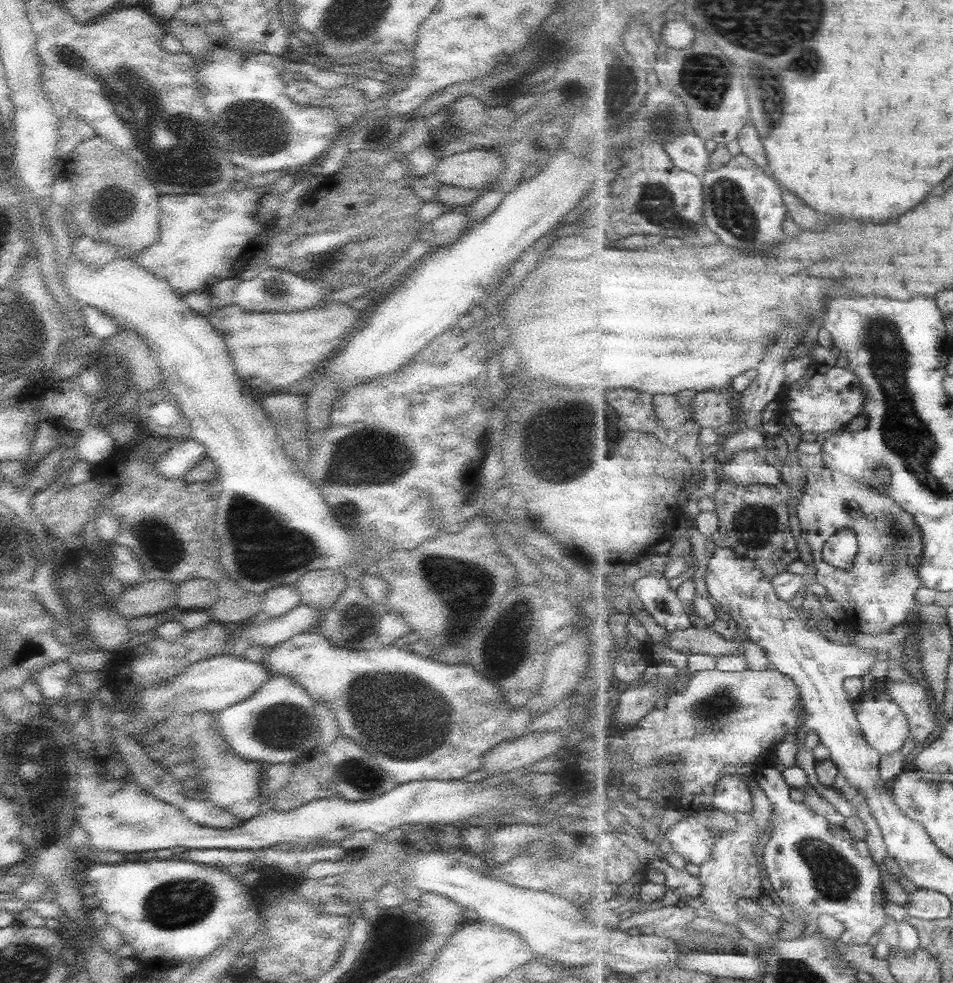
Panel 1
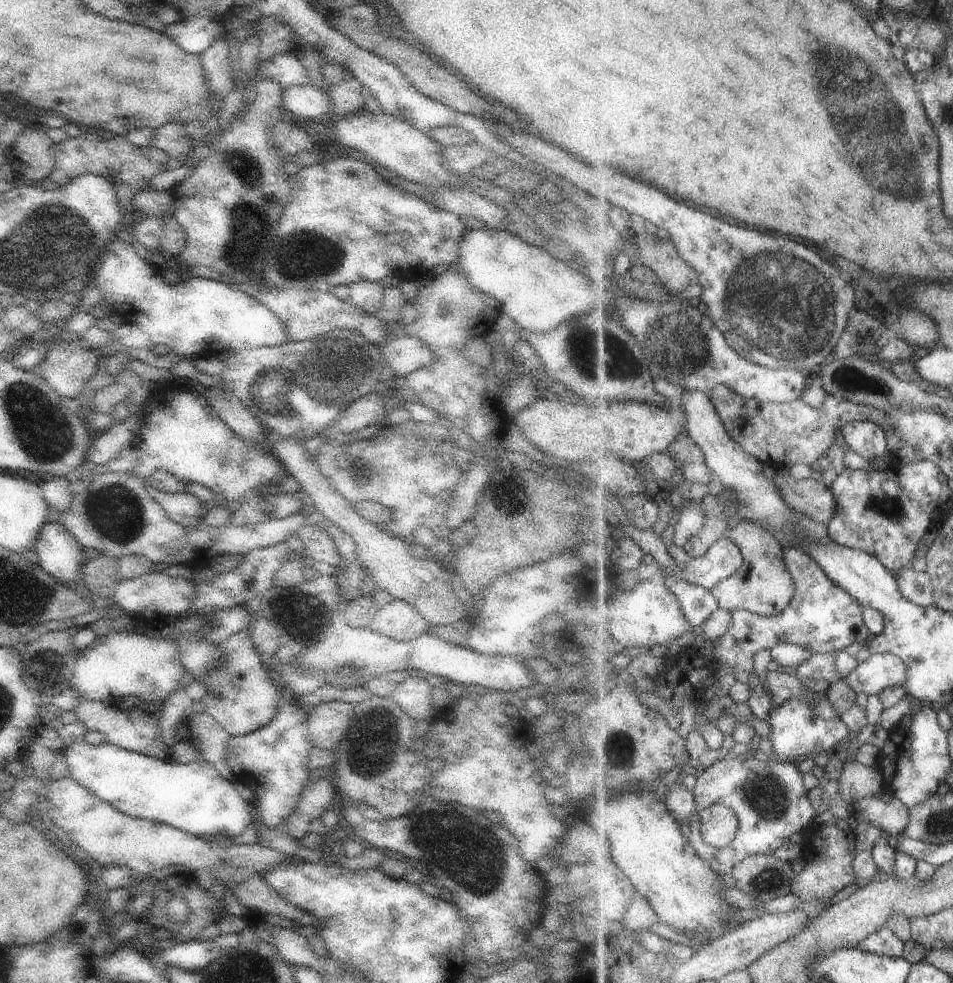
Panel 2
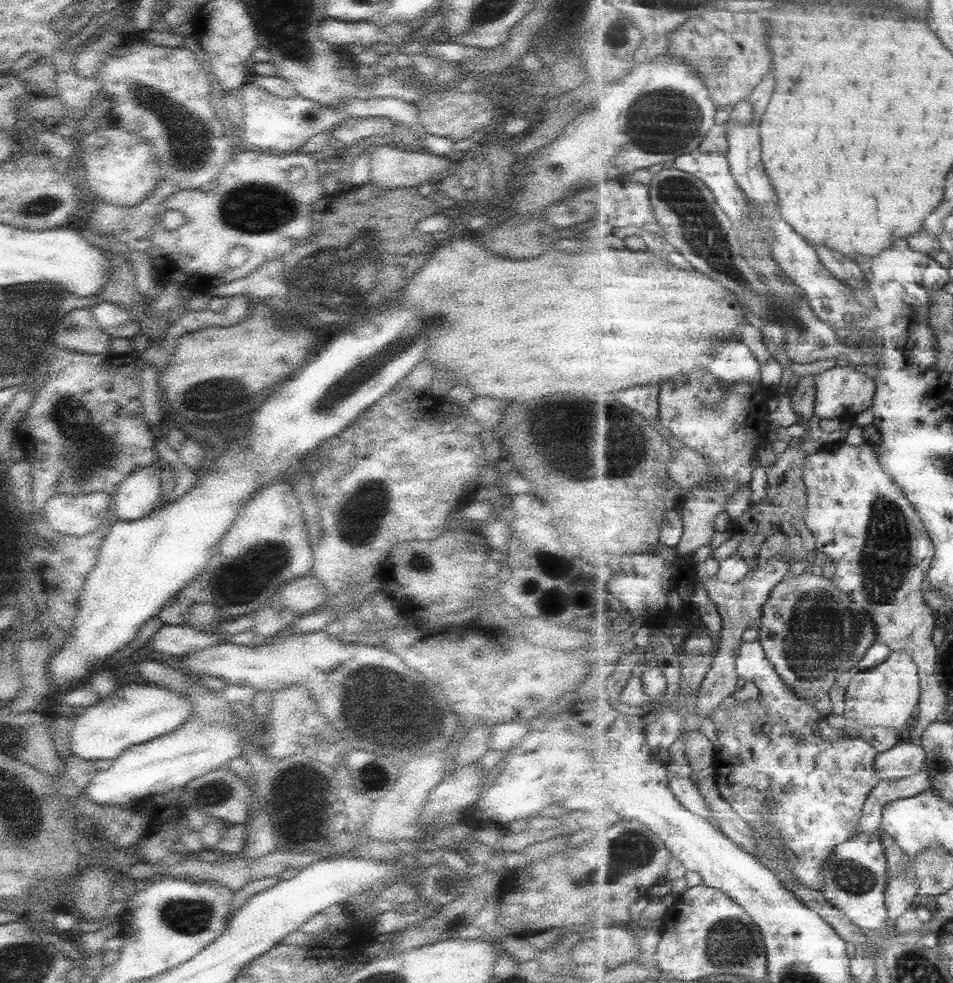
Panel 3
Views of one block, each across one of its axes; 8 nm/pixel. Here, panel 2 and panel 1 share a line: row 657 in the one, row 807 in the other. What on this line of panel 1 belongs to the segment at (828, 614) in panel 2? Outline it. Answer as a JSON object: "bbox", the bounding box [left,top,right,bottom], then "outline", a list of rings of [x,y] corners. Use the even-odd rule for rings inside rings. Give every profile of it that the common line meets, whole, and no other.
{"bbox":[711,775,753,815],"outline":[[[725,775],[717,784],[711,806],[727,815],[737,812],[750,815],[753,812],[753,798],[743,779],[737,778],[737,775]]]}

